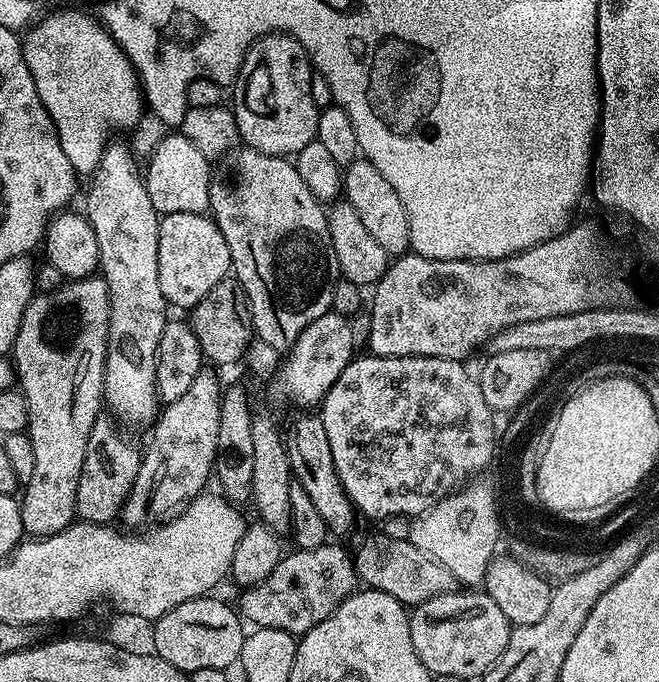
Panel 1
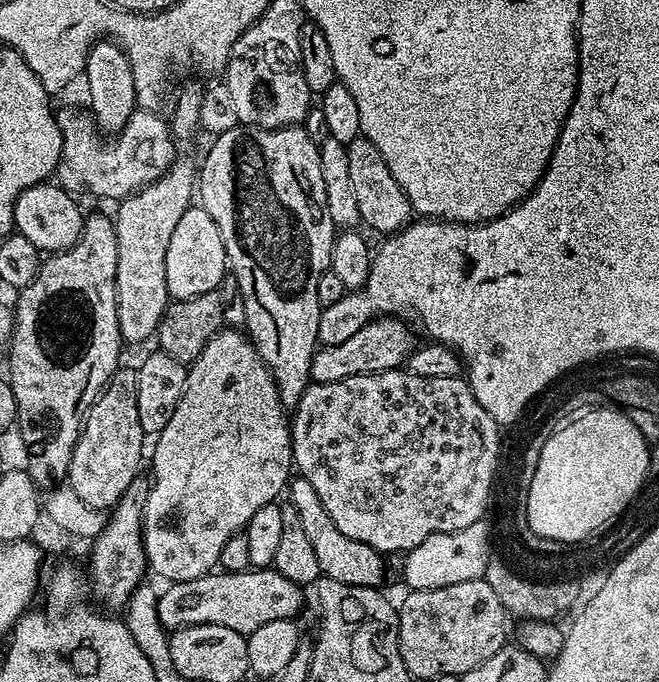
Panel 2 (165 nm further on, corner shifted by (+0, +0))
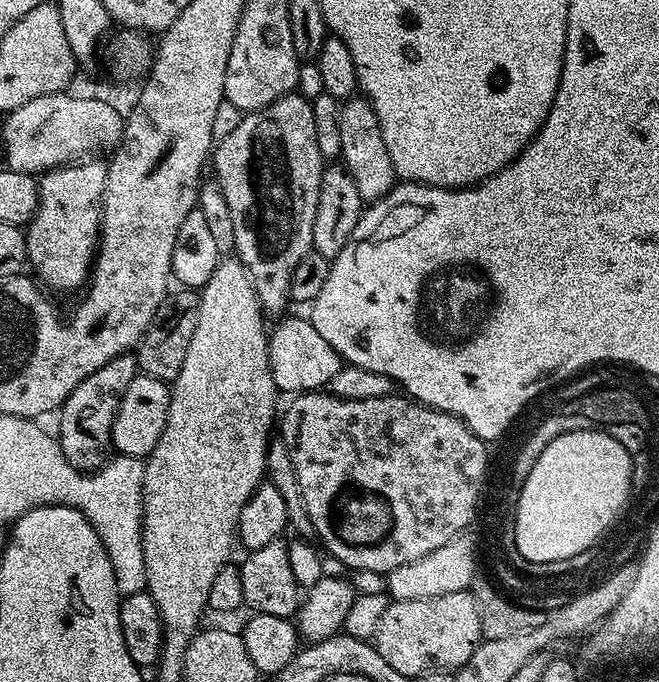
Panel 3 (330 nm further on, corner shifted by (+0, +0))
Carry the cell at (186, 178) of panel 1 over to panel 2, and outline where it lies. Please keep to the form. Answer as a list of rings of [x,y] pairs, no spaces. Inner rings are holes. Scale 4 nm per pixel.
[[[137,110],[133,116],[126,122],[126,126],[115,137],[113,144],[108,146],[100,144],[102,139],[95,123],[87,115],[71,116],[70,113],[59,113],[60,133],[64,141],[62,142],[62,154],[60,161],[54,173],[55,183],[66,191],[73,194],[79,193],[79,188],[88,187],[96,196],[101,196],[104,200],[113,200],[119,202],[125,196],[131,196],[134,190],[139,190],[146,184],[153,184],[159,176],[164,175],[173,164],[177,163],[176,144],[174,133],[170,127],[169,121],[164,120],[152,110]]]

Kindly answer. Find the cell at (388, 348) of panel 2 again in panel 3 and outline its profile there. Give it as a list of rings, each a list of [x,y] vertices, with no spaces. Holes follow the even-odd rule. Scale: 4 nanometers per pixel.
[[[285,315],[276,329],[271,329],[268,338],[268,357],[272,377],[277,389],[281,393],[299,394],[302,392],[314,392],[329,385],[342,367],[340,355],[314,330],[311,319],[300,316]]]

